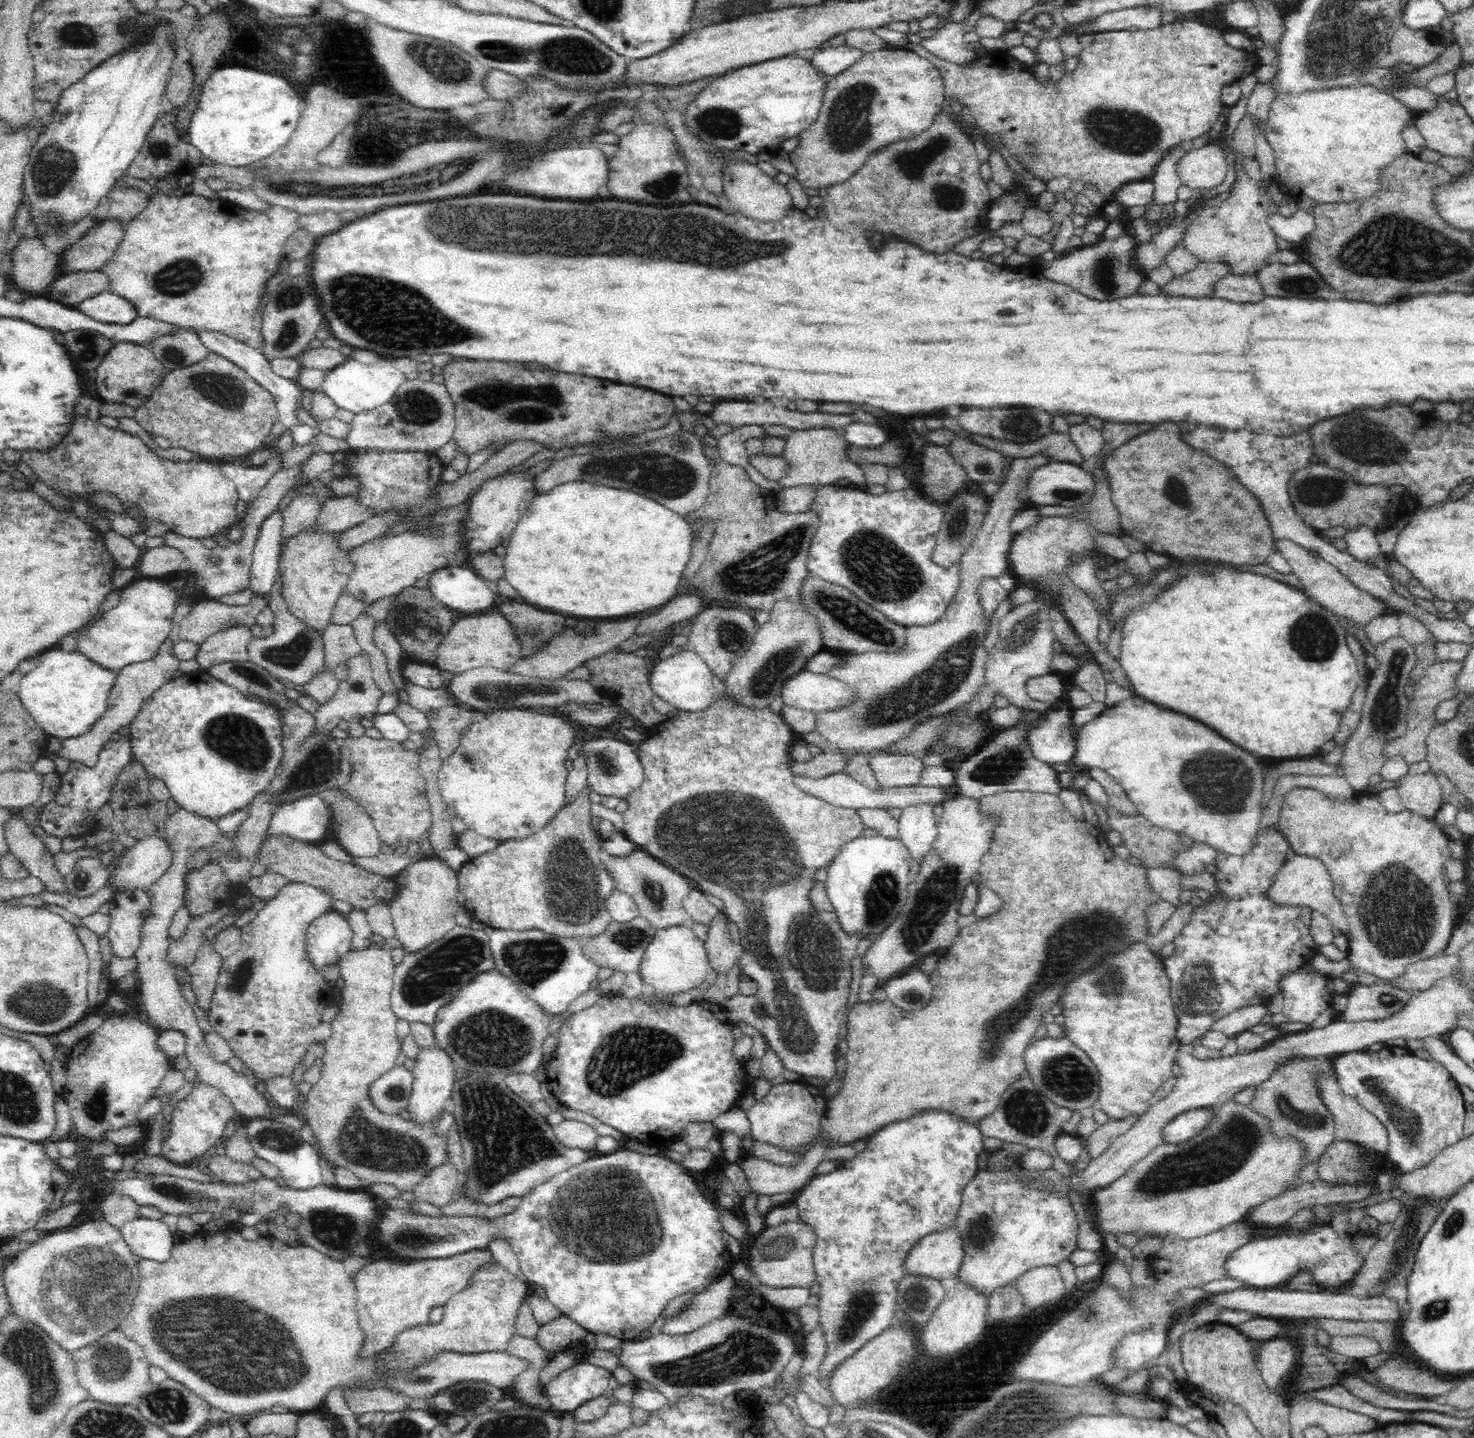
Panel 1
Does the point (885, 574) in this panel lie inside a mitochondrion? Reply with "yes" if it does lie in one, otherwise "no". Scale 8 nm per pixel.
yes

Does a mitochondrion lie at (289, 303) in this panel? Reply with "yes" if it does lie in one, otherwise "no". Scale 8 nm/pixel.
yes

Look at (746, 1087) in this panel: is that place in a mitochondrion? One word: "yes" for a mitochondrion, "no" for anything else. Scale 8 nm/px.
no

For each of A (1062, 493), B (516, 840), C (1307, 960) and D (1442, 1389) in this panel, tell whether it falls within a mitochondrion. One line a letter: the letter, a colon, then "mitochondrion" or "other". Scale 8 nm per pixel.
A: mitochondrion
B: other
C: other
D: other

